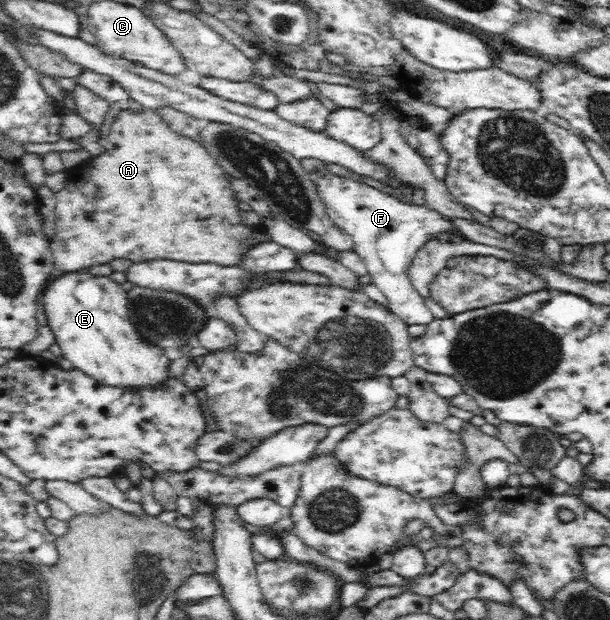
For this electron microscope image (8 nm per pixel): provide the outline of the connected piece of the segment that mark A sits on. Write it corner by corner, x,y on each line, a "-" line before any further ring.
126,109
119,112
116,120
111,122
109,126
109,134
105,139
99,140
101,146
105,147
105,152
96,157
92,157
84,164
67,171
67,182
63,189
54,194
55,198
55,234
51,238
50,249
55,259
55,270
51,273
47,282
43,285
42,292
38,293
37,302
37,323
39,328
48,325
42,298
45,288
51,284
52,280
62,275
64,272
79,271
85,267
93,265
102,265
111,259
124,258
132,262
141,262
144,260
169,259
190,263
212,262
213,264
237,264
239,256
237,256
237,248
240,248
241,242
245,236
249,236
253,231
257,231
257,226
247,226
241,221
239,210
244,207
239,202
231,190
229,183
226,181
227,174
223,169
218,168
215,159
211,157
202,144
193,141
189,136
180,136
161,118
156,109

